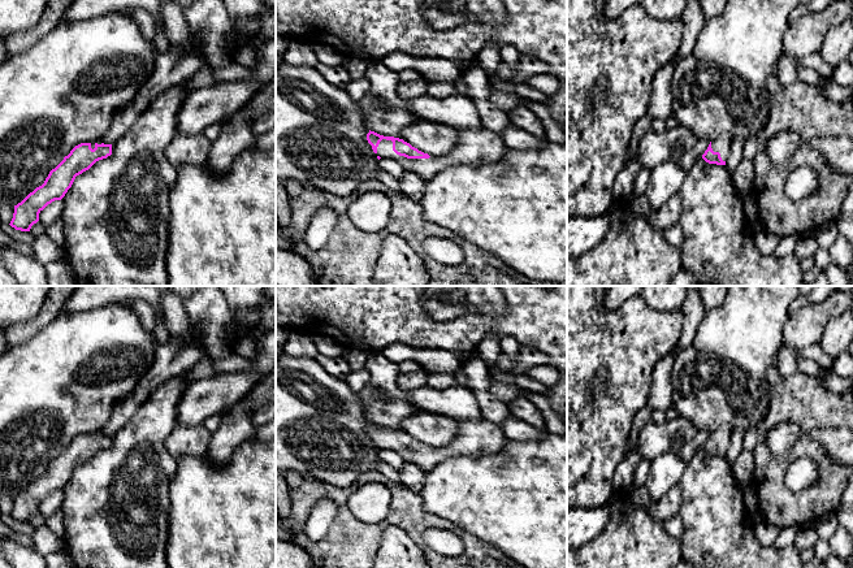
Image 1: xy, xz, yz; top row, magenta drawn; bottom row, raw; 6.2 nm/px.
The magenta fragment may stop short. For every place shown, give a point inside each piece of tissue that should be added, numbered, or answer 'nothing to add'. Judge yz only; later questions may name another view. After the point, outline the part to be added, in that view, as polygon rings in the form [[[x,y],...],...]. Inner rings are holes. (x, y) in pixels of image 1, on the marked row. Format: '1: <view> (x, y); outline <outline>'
1: yz (722, 144); outline [[[726,133],[722,134],[718,139],[711,142],[711,148],[714,152],[719,152],[723,161],[727,161],[731,152],[732,135]]]

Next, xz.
1: xz (476, 147); outline [[[485,126],[458,131],[458,146],[445,157],[407,159],[393,151],[393,142],[382,139],[377,147],[377,156],[395,160],[404,172],[413,173],[424,181],[437,173],[458,165],[482,166],[498,162],[507,151],[501,135]]]

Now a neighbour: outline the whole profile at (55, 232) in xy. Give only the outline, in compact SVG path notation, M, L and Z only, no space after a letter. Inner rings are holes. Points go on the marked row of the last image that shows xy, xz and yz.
M62 214L60 216L60 218L49 225L46 226L44 233L57 244L57 246L62 246L65 242L64 238L64 220L62 220Z

